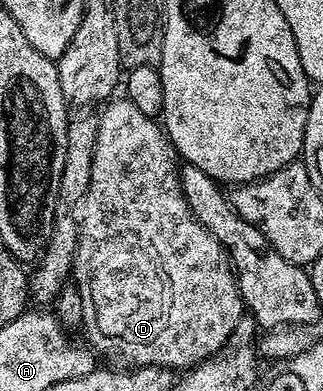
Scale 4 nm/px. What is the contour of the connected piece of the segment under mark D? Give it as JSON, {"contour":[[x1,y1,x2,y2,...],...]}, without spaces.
{"contour":[[126,99,106,102,104,113,98,114,99,130,97,143,93,151,93,175,89,179,89,191,81,202,81,216,79,217,79,242,75,248,75,258,71,264,73,284,81,295,83,304,82,328,87,328,86,340,96,354,104,353,107,357,119,357,120,366,146,367,156,365,158,369,172,371,187,371,192,367,214,356,227,343,230,333,234,329,235,321,245,315,243,296,239,294,239,280,235,278,235,271,231,258,218,239,215,238,193,215,189,203,183,197,183,188,179,182,180,158,175,152,173,143,167,138,166,132,158,120,145,111,133,107,133,103]]}

